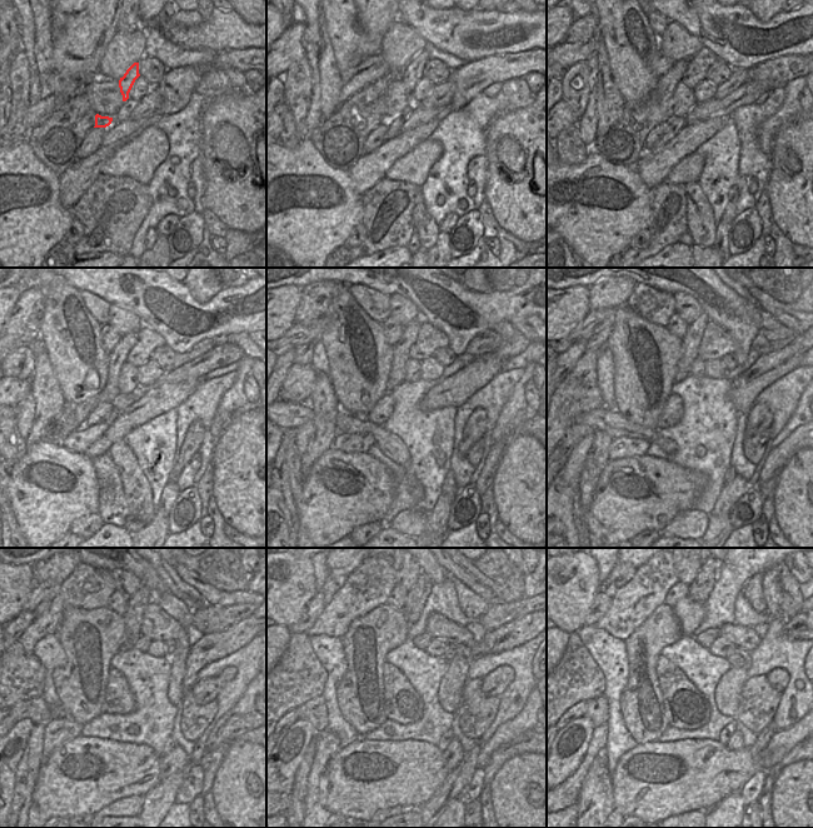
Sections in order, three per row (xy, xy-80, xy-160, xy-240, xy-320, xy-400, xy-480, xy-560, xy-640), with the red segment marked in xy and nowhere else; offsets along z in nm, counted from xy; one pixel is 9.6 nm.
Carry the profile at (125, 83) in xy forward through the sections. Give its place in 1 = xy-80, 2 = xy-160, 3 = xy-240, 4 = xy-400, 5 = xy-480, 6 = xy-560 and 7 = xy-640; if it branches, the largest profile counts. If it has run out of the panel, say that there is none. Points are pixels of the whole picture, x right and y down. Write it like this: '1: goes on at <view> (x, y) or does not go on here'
1: goes on at xy-80 (410, 75)
2: goes on at xy-160 (698, 65)
3: goes on at xy-240 (148, 340)
4: goes on at xy-400 (716, 343)
5: goes on at xy-480 (158, 626)
6: goes on at xy-560 (438, 626)
7: goes on at xy-640 (746, 638)

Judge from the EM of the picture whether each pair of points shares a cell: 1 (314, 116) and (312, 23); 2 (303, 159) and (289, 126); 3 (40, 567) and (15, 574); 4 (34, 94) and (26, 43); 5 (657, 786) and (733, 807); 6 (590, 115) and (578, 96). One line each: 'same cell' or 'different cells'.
1: same cell
2: different cells
3: different cells
4: same cell
5: different cells
6: different cells

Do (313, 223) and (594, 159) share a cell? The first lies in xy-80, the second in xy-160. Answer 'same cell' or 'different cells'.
same cell

